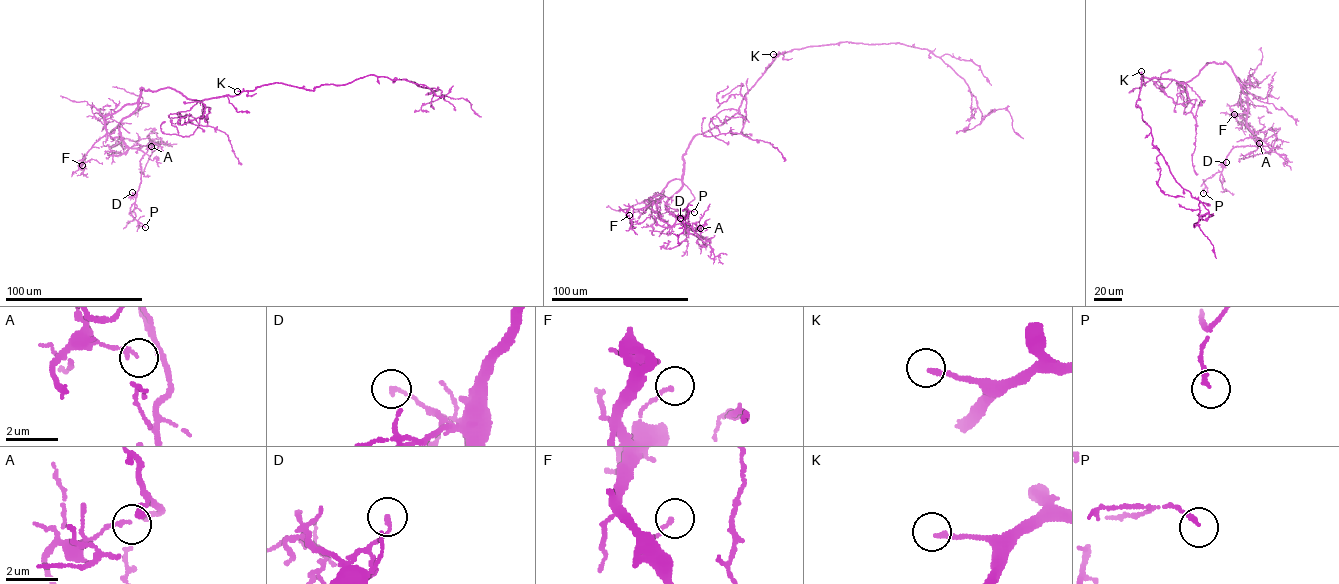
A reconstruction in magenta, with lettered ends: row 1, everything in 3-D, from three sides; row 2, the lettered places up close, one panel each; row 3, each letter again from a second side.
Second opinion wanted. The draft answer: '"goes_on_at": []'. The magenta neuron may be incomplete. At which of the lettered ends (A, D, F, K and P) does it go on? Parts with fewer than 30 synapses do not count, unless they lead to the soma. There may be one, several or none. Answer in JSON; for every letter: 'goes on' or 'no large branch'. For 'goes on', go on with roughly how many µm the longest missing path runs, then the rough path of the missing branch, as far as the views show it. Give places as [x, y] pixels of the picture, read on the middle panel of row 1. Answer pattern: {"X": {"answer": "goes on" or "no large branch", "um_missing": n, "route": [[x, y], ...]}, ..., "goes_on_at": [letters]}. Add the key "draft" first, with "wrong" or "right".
{"draft": "wrong", "A": {"answer": "no large branch"}, "D": {"answer": "no large branch"}, "F": {"answer": "no large branch"}, "K": {"answer": "goes on", "um_missing": 30, "route": [[773, 54], [750, 58], [740, 65]]}, "P": {"answer": "no large branch"}, "goes_on_at": ["K"]}

